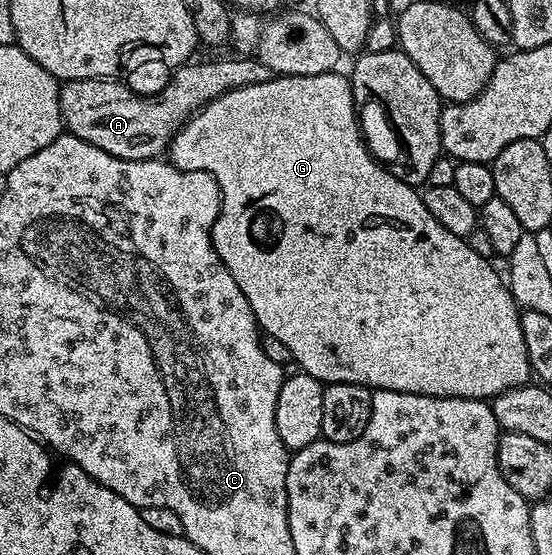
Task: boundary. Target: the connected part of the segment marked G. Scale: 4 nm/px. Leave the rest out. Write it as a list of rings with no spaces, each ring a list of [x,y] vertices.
[[[333,72],[314,76],[275,76],[268,80],[268,84],[252,84],[251,86],[241,86],[235,90],[230,90],[224,96],[207,102],[197,114],[193,114],[182,125],[182,129],[174,135],[174,139],[170,141],[168,147],[169,161],[173,162],[176,168],[181,170],[207,170],[218,182],[218,187],[222,189],[222,207],[218,209],[218,218],[214,222],[214,228],[211,230],[210,235],[214,241],[216,252],[224,264],[224,268],[228,268],[232,280],[236,280],[236,284],[240,284],[240,292],[244,292],[244,296],[254,313],[254,319],[258,321],[261,333],[263,335],[271,334],[298,361],[297,369],[301,373],[311,374],[312,377],[320,379],[323,384],[327,382],[347,382],[348,384],[368,386],[374,390],[395,390],[396,392],[408,392],[409,394],[436,396],[437,398],[480,398],[483,400],[493,400],[497,394],[503,394],[506,390],[527,385],[531,381],[532,373],[528,358],[528,348],[524,344],[524,332],[521,331],[520,307],[514,301],[514,297],[510,293],[510,287],[504,281],[503,275],[501,273],[498,275],[494,271],[494,262],[491,259],[477,255],[469,247],[467,239],[460,236],[452,236],[452,232],[448,232],[448,228],[443,228],[432,217],[432,212],[428,212],[428,208],[424,208],[424,200],[421,193],[415,187],[404,184],[404,180],[396,180],[396,176],[392,176],[392,172],[388,172],[386,167],[371,154],[362,133],[358,111],[354,104],[354,93],[350,87],[350,79],[345,73],[340,73]]]

